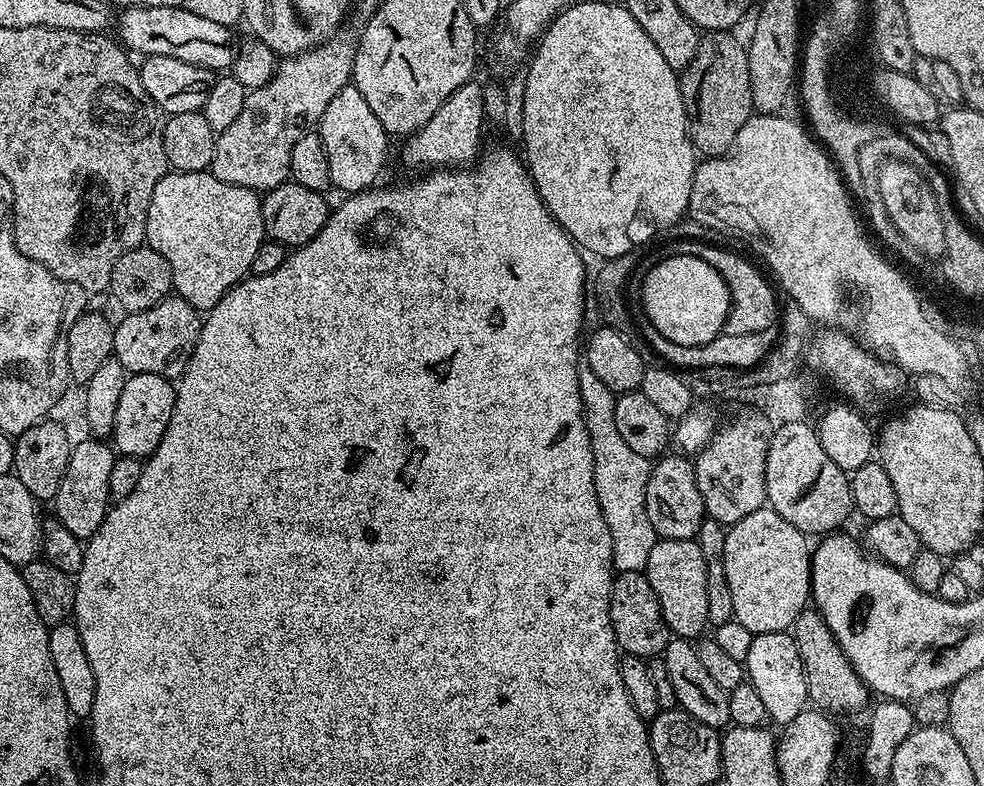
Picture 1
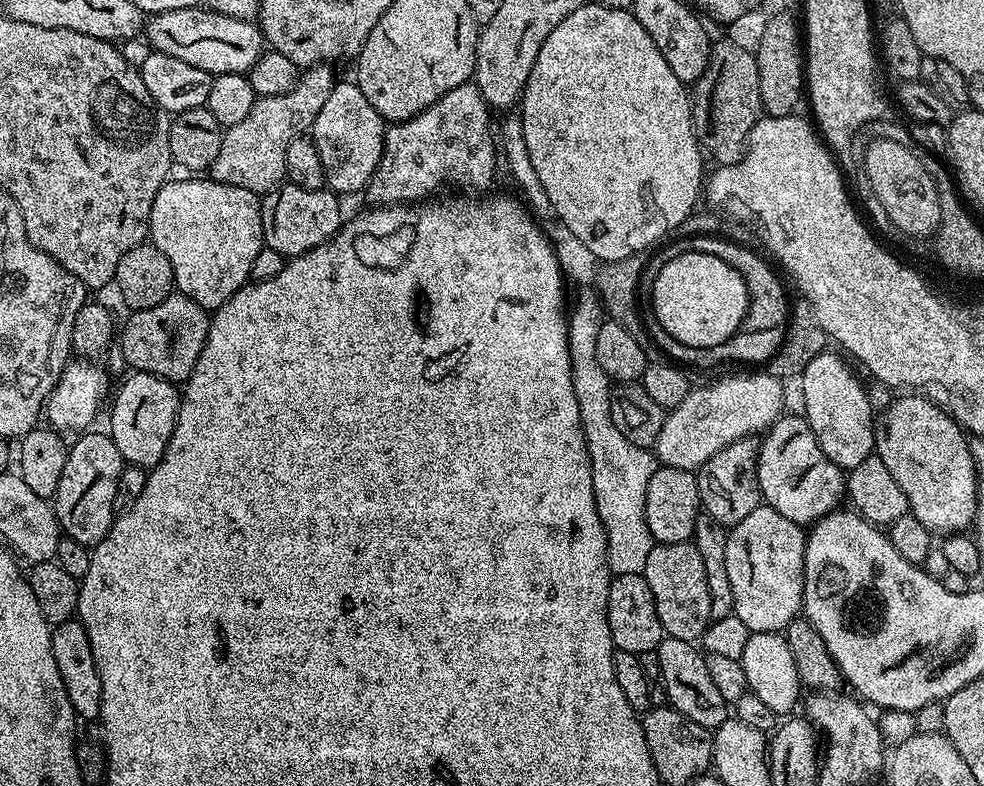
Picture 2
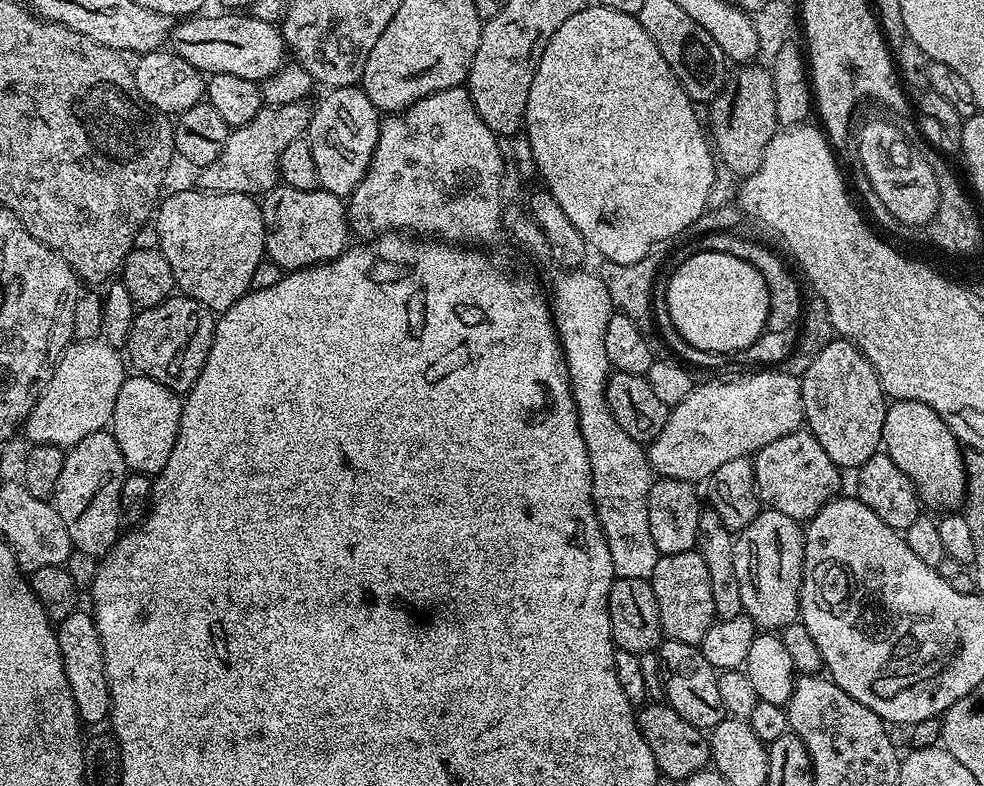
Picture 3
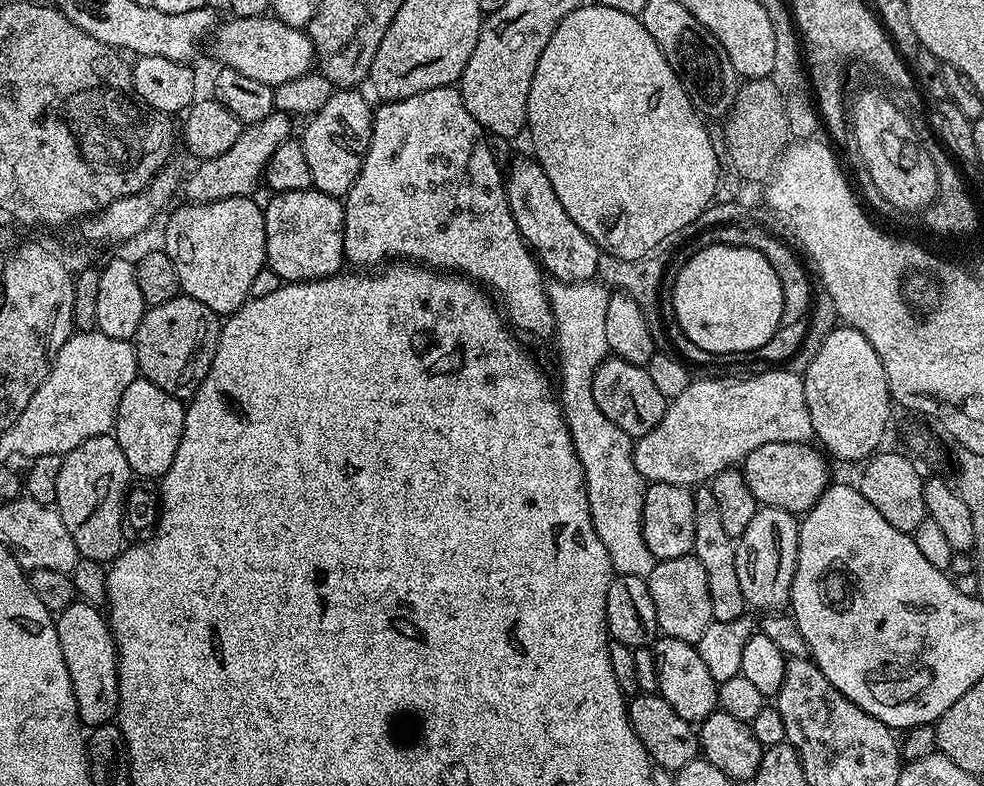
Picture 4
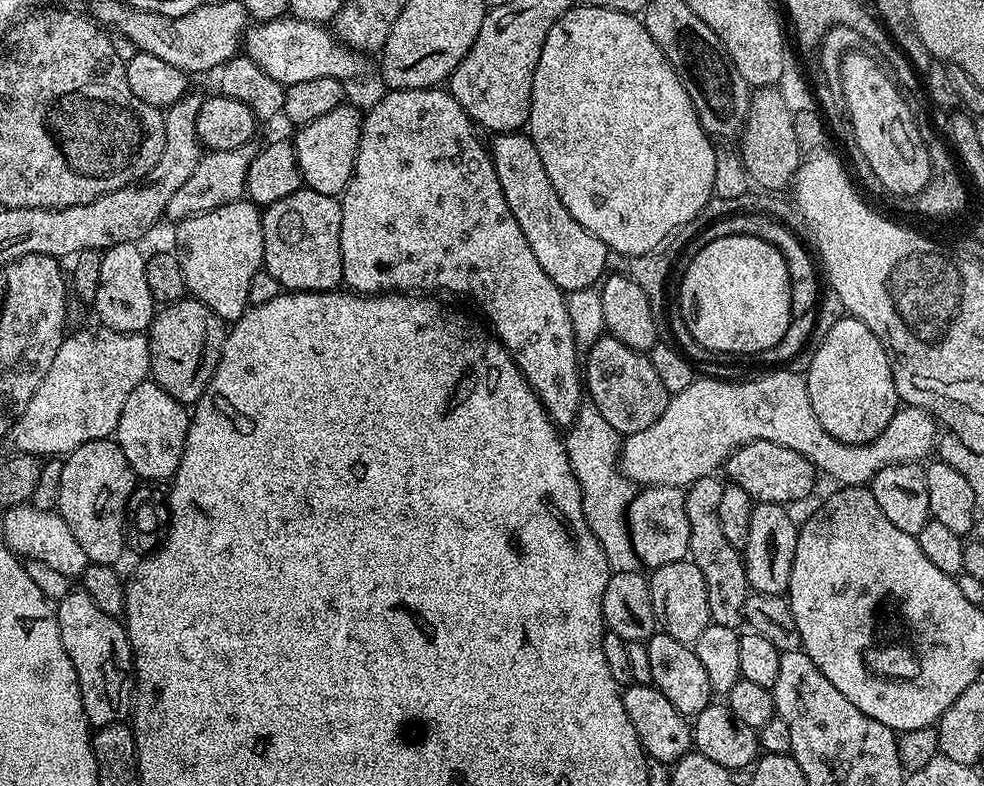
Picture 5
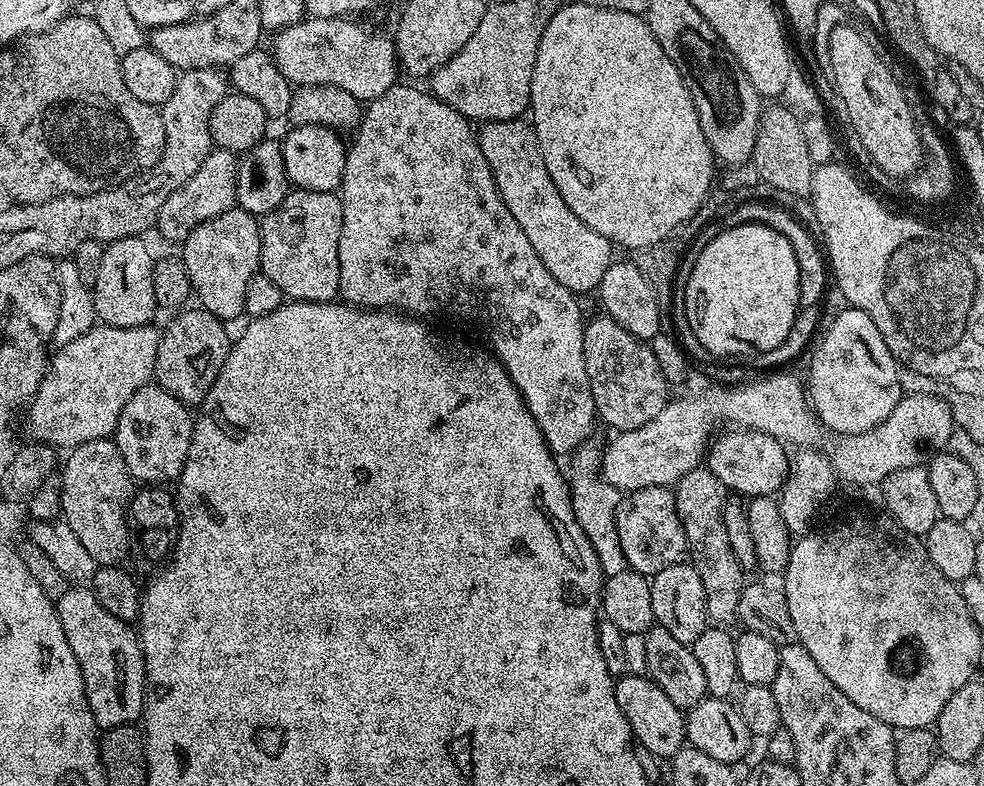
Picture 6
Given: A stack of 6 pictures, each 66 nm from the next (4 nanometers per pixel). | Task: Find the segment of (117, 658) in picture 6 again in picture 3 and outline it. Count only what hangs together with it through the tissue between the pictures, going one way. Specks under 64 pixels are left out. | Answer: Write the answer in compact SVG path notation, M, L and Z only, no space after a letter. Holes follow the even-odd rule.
M77 610L70 618L55 625L58 650L62 654L62 666L66 670L66 682L70 682L70 694L74 694L76 713L85 725L100 724L109 719L110 690L104 669L102 642L98 638L96 624L87 611Z

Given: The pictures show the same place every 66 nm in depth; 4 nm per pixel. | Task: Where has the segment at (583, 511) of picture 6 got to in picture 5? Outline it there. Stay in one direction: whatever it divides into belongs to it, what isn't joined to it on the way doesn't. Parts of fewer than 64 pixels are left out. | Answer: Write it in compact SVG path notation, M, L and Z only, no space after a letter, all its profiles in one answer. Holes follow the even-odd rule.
M591 402L581 403L574 422L567 429L563 437L564 449L568 455L568 461L572 472L578 478L578 486L582 494L582 510L594 538L598 538L598 546L602 546L602 554L606 554L606 562L612 572L635 572L641 567L638 554L634 554L634 546L630 542L628 533L628 507L632 499L636 497L638 488L631 480L624 477L620 471L620 446L622 434L602 418L602 414Z

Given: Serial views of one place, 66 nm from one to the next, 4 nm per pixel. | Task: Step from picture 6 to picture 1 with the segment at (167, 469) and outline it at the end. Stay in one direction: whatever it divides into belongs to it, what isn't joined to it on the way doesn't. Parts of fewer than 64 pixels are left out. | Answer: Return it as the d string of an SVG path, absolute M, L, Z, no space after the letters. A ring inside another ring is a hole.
M141 372L129 375L126 386L122 386L118 414L114 414L110 440L115 451L122 456L137 458L151 456L154 450L158 450L158 442L162 442L162 434L166 434L166 426L170 426L170 414L174 410L175 401L176 389L169 377Z

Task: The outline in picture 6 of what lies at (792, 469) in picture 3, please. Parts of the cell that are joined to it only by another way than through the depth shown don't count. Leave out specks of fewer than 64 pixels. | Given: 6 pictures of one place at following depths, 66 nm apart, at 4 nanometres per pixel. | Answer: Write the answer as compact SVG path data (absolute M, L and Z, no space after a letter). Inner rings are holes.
M736 428L723 432L726 433L720 438L718 436L706 453L706 467L712 471L714 478L725 484L729 493L740 498L779 493L788 477L789 449L781 441L770 438L770 434L762 434L758 430Z

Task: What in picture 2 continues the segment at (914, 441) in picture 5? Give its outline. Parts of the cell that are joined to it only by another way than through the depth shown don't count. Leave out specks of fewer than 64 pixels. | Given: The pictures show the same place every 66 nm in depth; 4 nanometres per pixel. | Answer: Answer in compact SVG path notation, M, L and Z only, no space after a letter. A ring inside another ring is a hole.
M764 370L753 372L753 376L718 382L718 386L692 388L688 397L665 415L662 434L654 445L657 461L665 468L696 472L726 446L767 432L785 411L784 388L775 375L767 376Z

